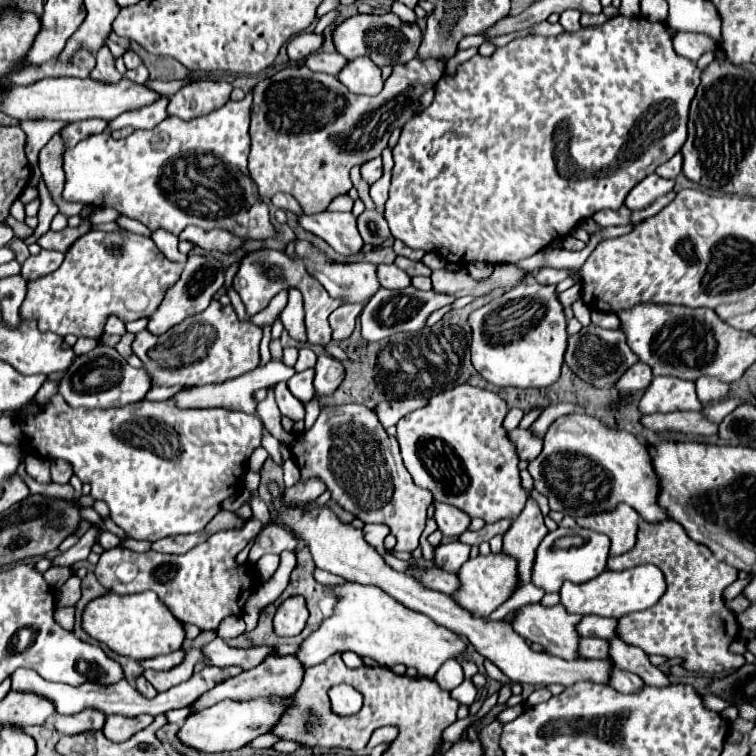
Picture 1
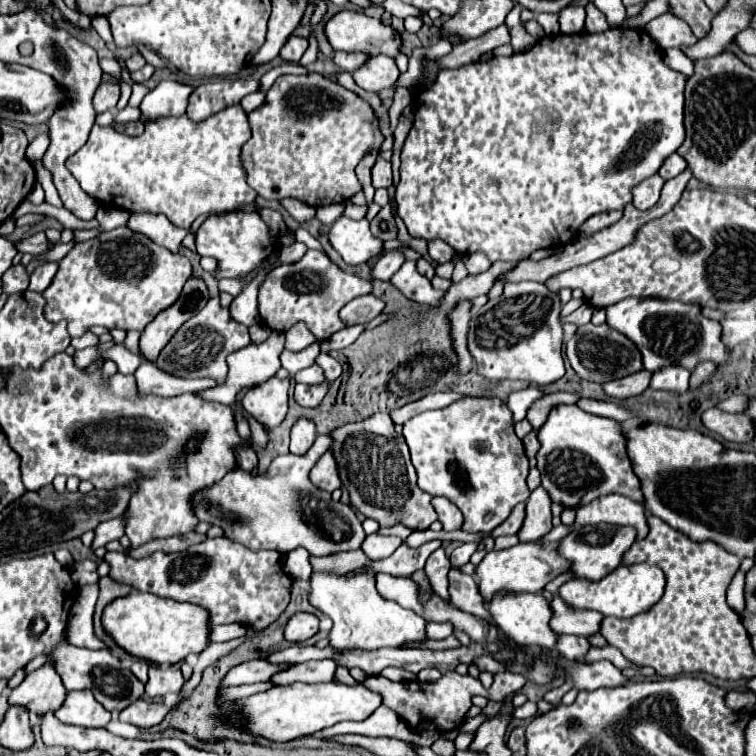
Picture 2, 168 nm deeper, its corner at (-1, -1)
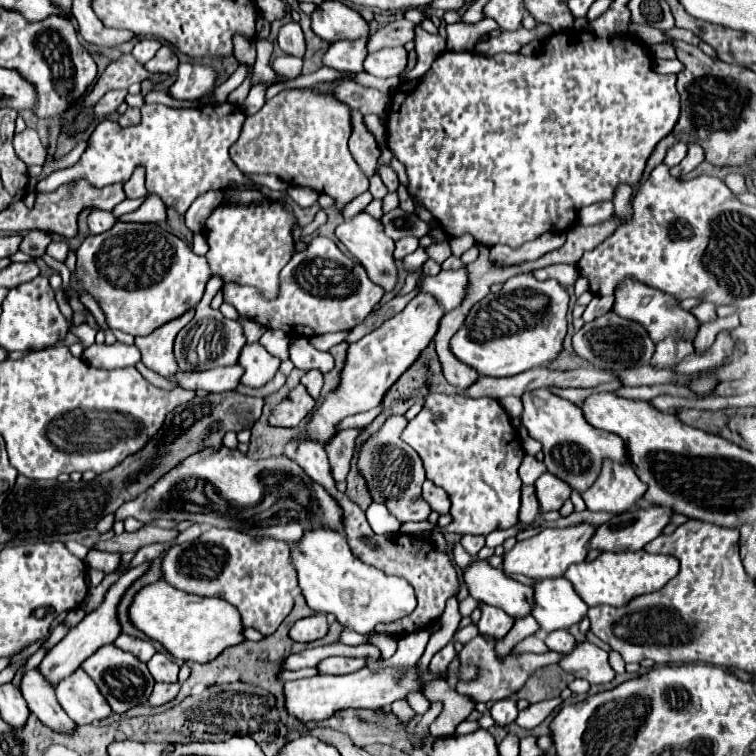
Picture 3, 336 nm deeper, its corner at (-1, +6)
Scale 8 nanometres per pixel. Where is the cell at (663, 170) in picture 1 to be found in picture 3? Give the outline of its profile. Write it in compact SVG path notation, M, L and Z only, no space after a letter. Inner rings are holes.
M677 142L675 146L671 146L671 148L667 150L667 156L665 156L663 164L667 164L669 168L671 168L671 166L677 166L677 164L685 158L685 154L687 154L687 146L681 144L681 142Z

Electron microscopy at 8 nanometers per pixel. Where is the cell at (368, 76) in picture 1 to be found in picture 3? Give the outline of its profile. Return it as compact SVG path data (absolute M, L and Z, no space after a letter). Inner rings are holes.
M385 48L379 52L373 52L365 58L365 72L377 78L391 78L399 76L405 70L407 64L407 52L405 48Z

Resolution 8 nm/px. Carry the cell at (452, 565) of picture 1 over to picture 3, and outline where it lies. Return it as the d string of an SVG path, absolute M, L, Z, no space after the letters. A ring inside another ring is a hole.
M465 534L461 538L461 546L471 554L477 556L477 552L485 546L485 536L475 536L475 534Z

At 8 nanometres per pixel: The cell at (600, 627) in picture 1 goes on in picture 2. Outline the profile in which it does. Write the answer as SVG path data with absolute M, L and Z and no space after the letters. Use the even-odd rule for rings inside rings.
M559 595L553 597L549 603L553 617L549 621L549 627L555 635L583 635L589 637L599 631L601 613L593 613L587 609L571 609Z

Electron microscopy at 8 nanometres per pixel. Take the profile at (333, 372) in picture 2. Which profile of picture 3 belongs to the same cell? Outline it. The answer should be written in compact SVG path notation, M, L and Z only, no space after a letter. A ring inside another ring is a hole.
M293 338L289 352L291 352L291 362L295 364L295 368L299 368L303 372L317 368L325 374L325 372L333 370L333 366L335 366L335 358L329 352L315 350L307 338Z

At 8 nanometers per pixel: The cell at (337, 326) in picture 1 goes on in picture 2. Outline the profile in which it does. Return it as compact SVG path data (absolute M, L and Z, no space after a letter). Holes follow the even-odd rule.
M373 294L359 296L341 309L341 319L348 327L357 325L357 323L367 325L382 312L384 307L384 302Z

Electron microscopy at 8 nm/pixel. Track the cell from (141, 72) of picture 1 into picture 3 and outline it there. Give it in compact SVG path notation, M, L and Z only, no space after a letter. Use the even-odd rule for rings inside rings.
M163 44L157 54L145 64L145 70L149 70L151 74L163 74L163 72L175 72L179 60L175 56L175 50L167 44Z

